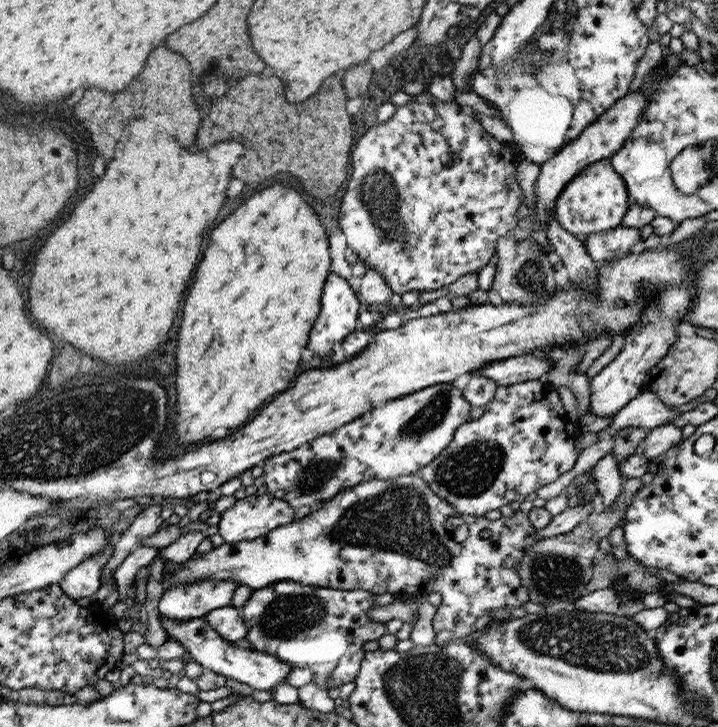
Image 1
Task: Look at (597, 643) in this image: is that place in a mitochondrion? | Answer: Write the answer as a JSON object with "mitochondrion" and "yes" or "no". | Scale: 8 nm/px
{"mitochondrion":"yes"}

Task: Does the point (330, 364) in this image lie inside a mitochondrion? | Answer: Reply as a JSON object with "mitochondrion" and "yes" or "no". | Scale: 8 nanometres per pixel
{"mitochondrion":"no"}

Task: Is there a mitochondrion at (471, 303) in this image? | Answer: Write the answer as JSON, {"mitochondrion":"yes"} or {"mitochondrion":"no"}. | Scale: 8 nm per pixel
{"mitochondrion":"no"}

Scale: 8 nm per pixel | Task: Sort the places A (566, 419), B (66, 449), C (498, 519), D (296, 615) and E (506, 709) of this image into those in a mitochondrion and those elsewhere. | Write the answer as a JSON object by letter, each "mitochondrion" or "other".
{"A":"other","B":"mitochondrion","C":"other","D":"mitochondrion","E":"other"}

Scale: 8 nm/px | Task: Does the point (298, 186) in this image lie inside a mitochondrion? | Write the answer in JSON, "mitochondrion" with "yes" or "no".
{"mitochondrion":"no"}

